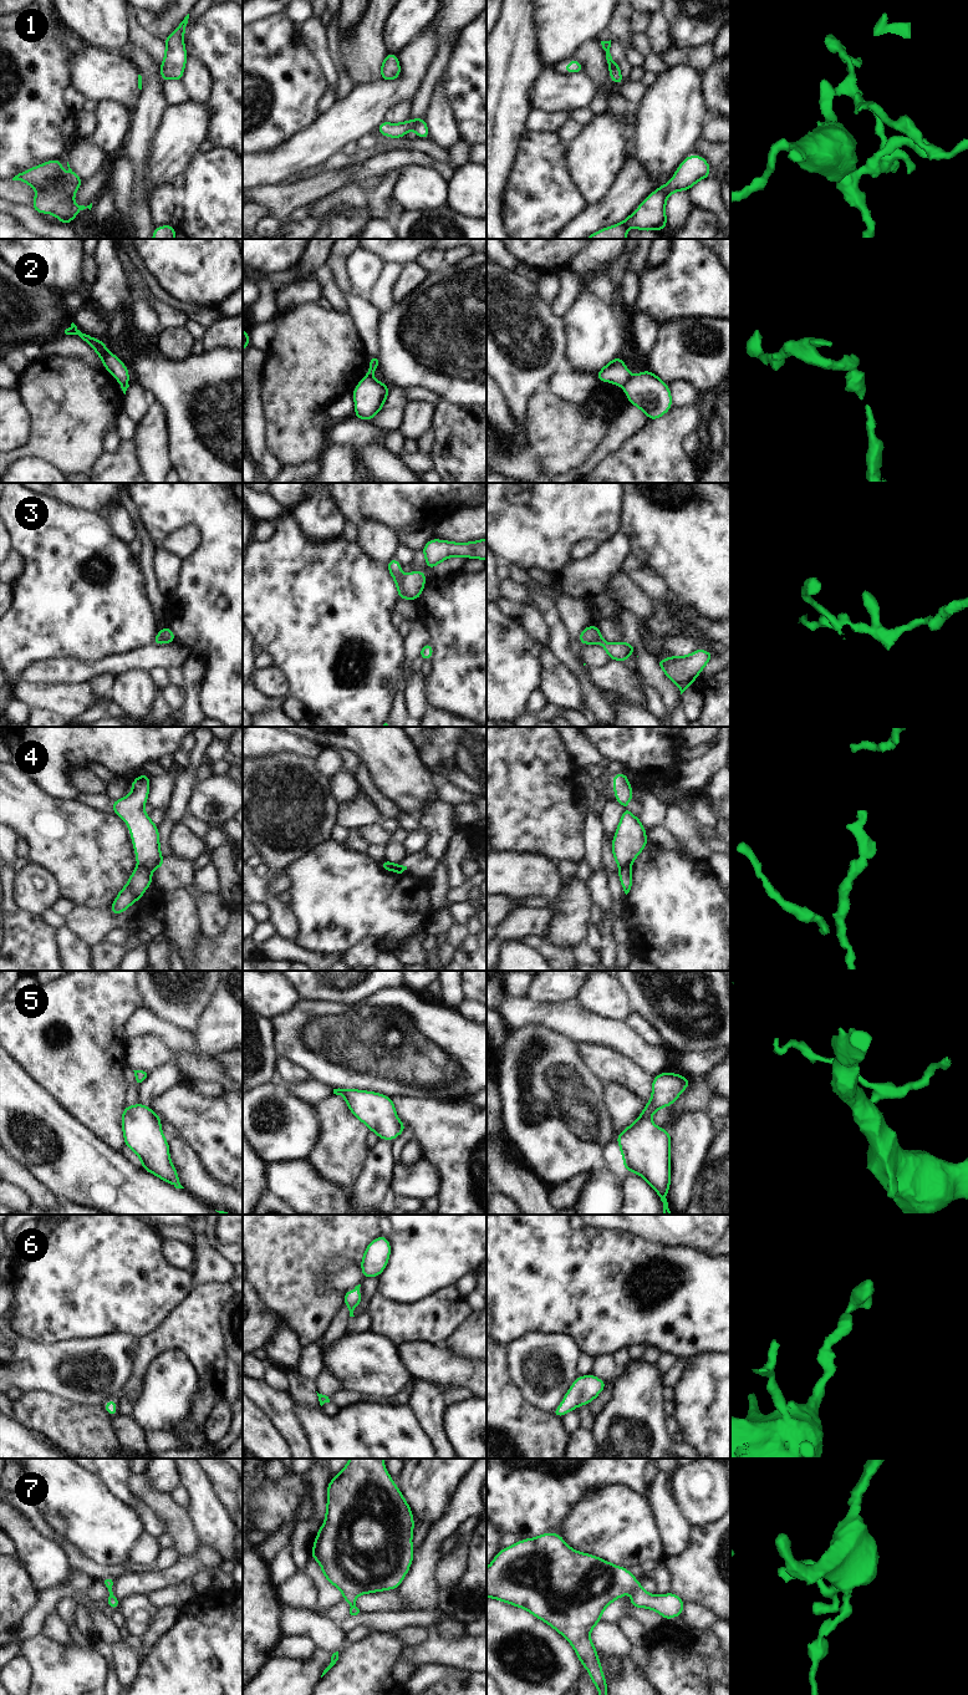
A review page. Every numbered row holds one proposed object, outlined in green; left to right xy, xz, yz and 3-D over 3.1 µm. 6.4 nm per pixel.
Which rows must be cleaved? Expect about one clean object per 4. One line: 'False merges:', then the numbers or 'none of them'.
False merges: 2, 3, 4, 5.

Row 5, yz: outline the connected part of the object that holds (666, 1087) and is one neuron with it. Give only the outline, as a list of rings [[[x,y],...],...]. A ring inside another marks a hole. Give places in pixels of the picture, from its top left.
[[[661,1073],[653,1078],[652,1096],[640,1114],[641,1120],[648,1120],[651,1115],[664,1106],[671,1106],[687,1089],[692,1079],[676,1073]]]

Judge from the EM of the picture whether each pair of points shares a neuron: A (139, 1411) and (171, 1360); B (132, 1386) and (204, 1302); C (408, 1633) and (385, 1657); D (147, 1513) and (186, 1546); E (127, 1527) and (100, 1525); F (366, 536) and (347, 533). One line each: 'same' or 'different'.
A: same
B: same
C: different
D: different
E: same
F: different

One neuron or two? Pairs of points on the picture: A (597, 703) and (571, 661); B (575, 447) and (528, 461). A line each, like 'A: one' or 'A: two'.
A: one
B: two

